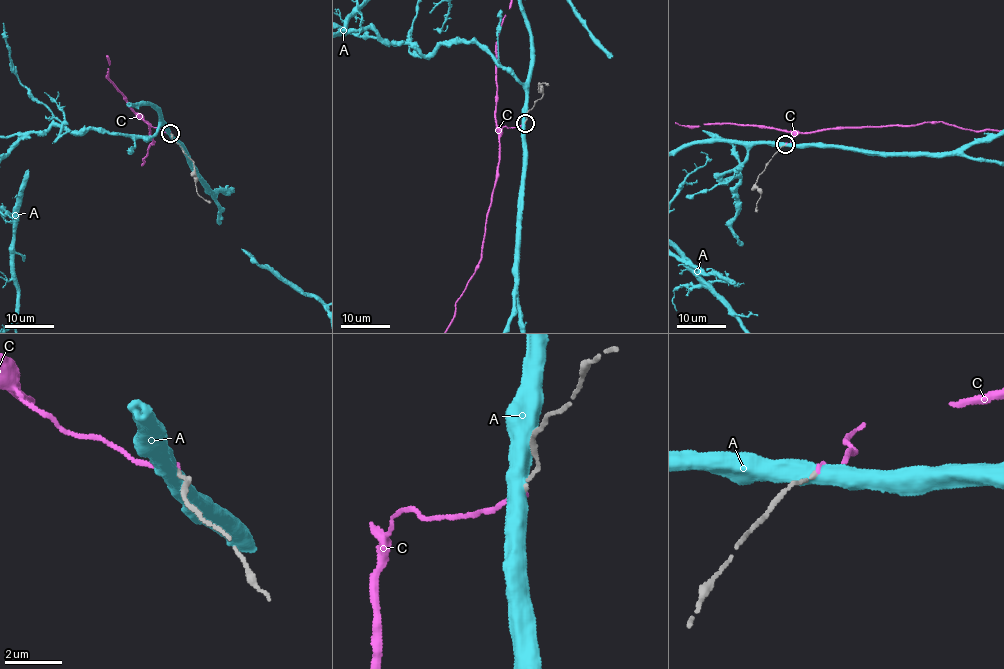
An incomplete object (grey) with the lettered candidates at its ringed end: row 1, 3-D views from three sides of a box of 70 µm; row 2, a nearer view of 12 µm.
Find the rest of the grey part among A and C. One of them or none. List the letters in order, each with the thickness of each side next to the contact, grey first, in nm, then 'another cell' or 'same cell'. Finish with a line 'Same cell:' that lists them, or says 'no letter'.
A: 110/550 nm | another cell
C: 110/90 nm | same cell
Same cell: C

